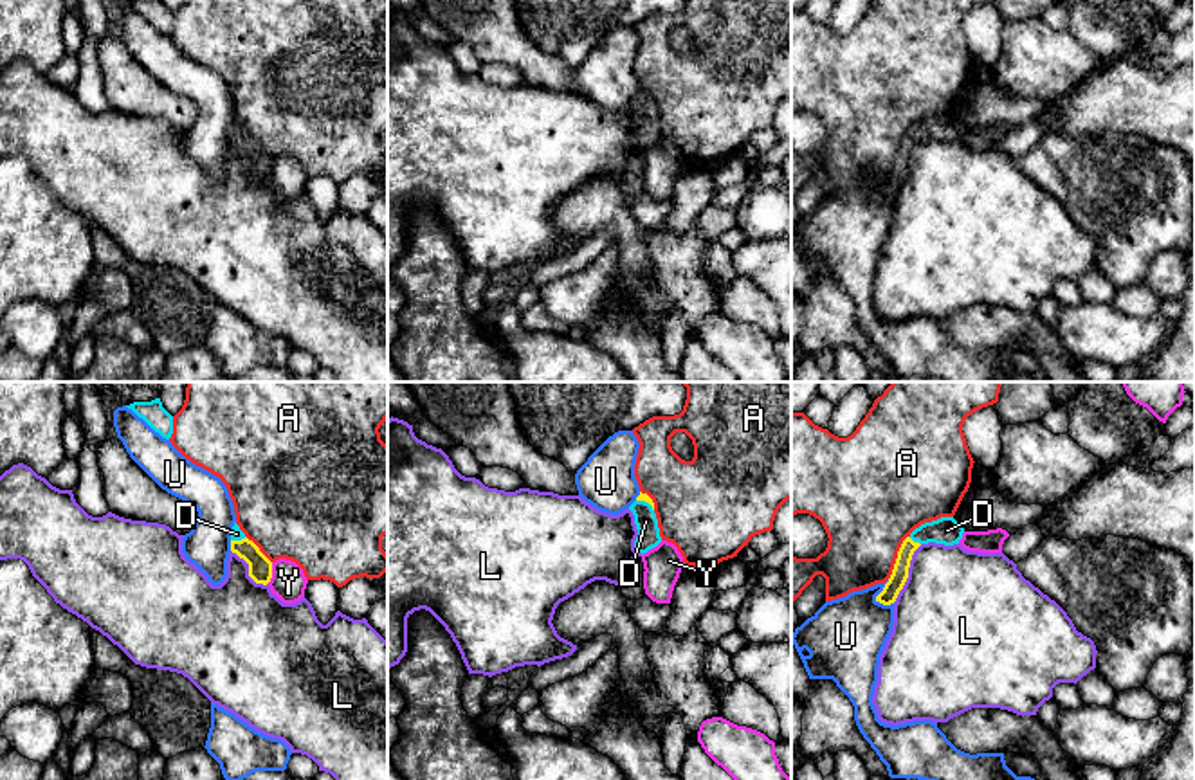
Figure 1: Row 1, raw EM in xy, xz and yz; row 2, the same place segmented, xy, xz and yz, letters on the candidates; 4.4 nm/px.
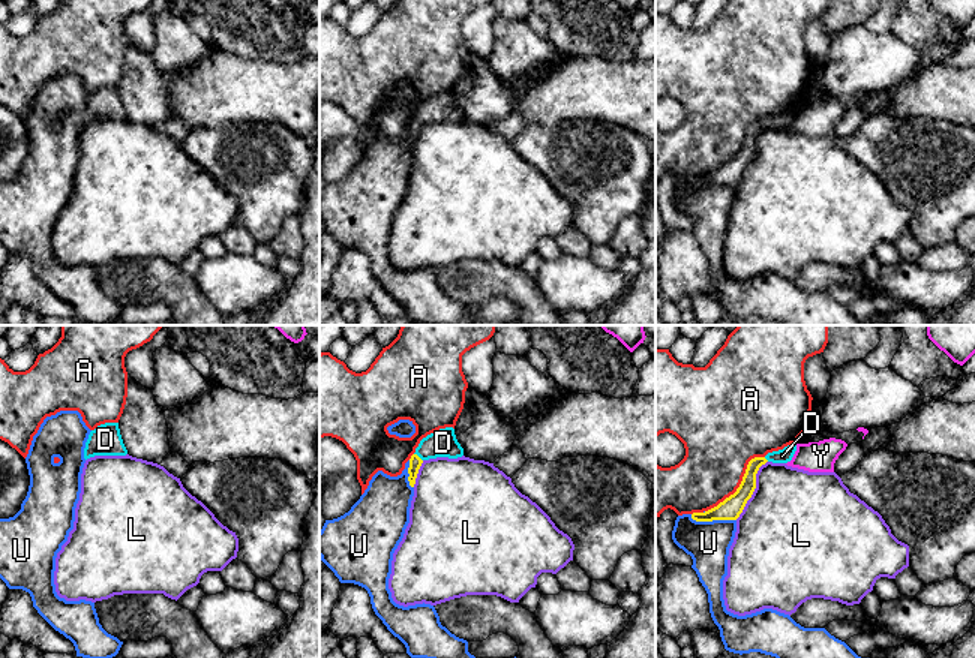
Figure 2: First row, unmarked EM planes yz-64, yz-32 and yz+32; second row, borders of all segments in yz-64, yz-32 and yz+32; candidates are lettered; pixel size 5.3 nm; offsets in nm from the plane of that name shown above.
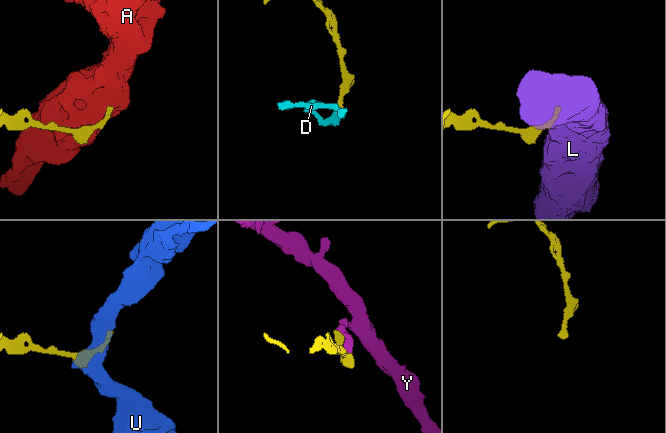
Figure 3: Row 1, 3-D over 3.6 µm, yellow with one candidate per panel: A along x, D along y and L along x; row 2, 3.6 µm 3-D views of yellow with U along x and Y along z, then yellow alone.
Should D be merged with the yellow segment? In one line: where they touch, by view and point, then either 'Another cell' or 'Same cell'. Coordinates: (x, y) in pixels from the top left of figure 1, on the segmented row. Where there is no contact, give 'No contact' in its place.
Touches yellow at yz (912, 541). Same cell

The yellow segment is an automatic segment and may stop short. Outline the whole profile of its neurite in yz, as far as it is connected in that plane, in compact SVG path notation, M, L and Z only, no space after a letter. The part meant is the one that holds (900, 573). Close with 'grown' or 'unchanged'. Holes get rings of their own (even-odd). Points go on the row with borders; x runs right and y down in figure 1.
M941 517L932 522L925 522L916 528L901 544L898 558L892 569L889 582L883 591L876 596L876 602L890 605L896 602L899 591L903 589L908 578L908 567L914 551L921 544L935 542L944 546L959 544L962 539L964 528L953 517Z | grown

